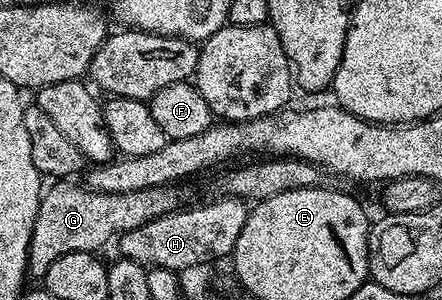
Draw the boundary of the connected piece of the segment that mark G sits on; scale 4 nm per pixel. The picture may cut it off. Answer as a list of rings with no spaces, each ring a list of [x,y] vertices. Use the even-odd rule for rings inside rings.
[[[68,180],[58,181],[61,182],[51,186],[50,189],[48,186],[41,195],[41,206],[37,212],[29,244],[27,273],[30,278],[44,278],[47,267],[63,255],[71,255],[75,251],[97,253],[108,243],[109,237],[116,238],[151,219],[159,219],[174,212],[182,204],[176,188],[167,185],[130,193],[104,193],[81,183],[68,185],[65,182]]]

